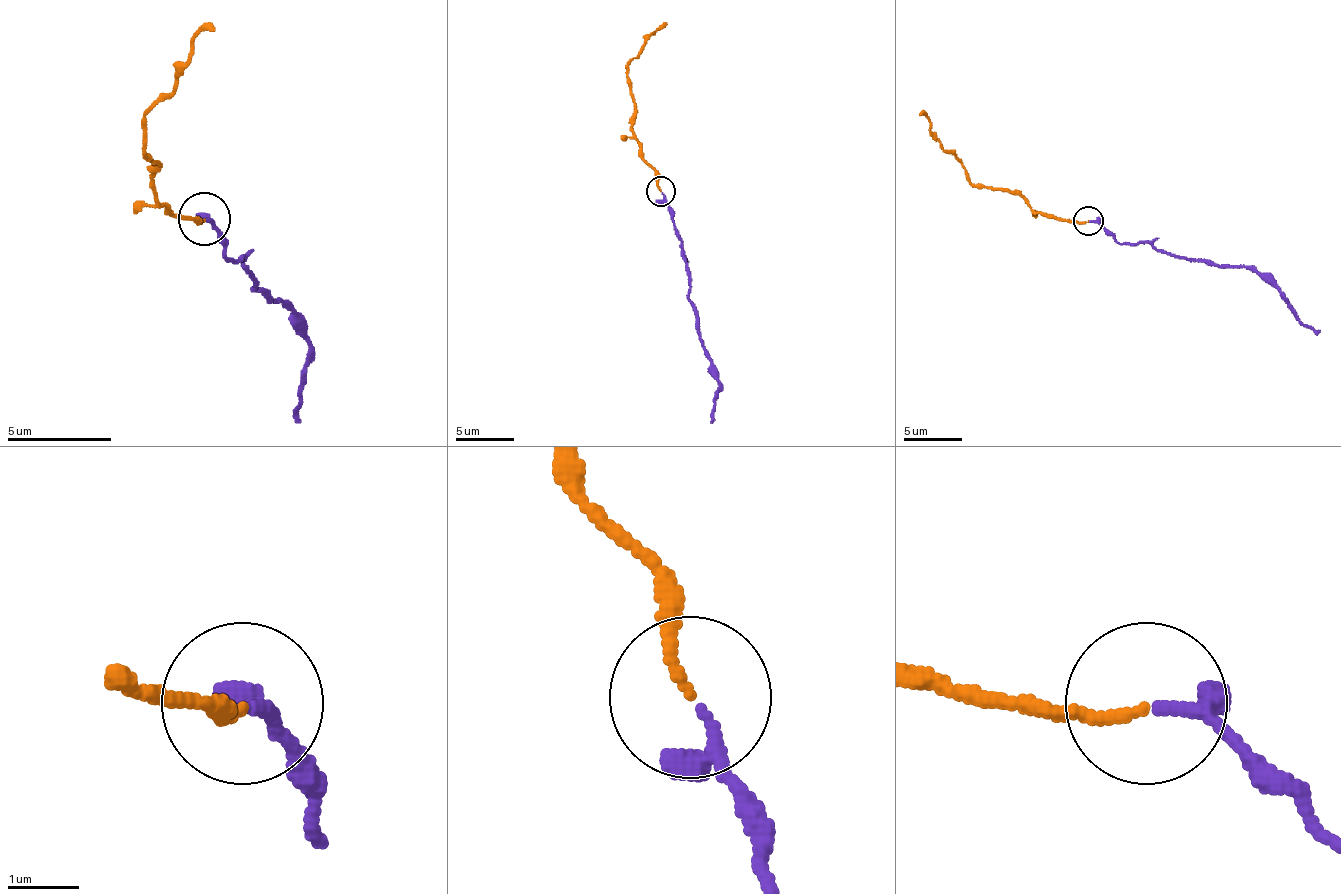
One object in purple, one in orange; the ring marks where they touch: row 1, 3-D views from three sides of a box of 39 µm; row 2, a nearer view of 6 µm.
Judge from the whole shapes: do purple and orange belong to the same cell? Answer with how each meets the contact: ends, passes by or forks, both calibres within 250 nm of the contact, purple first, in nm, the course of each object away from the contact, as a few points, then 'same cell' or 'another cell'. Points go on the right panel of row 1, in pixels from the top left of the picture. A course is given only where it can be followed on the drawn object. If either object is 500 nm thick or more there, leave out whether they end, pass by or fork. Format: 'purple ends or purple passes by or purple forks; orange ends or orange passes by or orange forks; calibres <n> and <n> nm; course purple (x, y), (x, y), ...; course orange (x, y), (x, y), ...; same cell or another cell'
purple passes by; orange ends; calibres 130 and 130 nm; course purple (1089, 220), (1118, 243), (1153, 243), (1159, 249), (1194, 261), (1256, 269), (1288, 307), (1320, 331); course orange (1089, 220), (1068, 223), (1030, 208), (1015, 193), (974, 184), (930, 132), (930, 120), (919, 114); same cell

